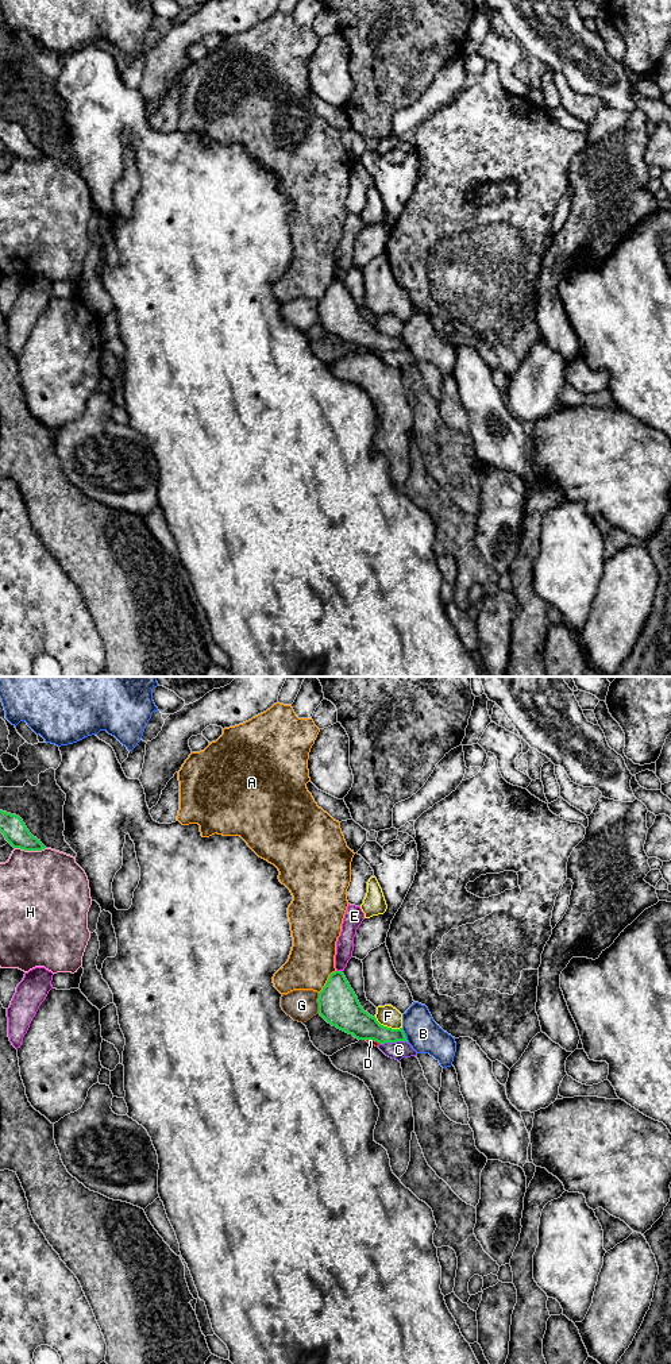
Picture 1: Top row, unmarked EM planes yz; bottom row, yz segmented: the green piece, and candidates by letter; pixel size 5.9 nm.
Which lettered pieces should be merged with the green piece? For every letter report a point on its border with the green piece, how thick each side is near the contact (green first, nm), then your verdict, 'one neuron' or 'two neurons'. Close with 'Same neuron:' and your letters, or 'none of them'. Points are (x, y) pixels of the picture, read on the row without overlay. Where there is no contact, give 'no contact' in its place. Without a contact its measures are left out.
A: meets green in yz at (327, 291); 240 nm thick on the green side, 280 nm on the other; two neurons
B: meets green in yz at (404, 343); 160 nm thick on the green side, 200 nm on the other; two neurons
C: meets green in yz at (393, 350); 160 nm thick on the green side, 100 nm on the other; two neurons
D: meets green in yz at (373, 347); 220 nm thick on the green side, 30 nm on the other; two neurons
E: meets green in yz at (339, 280); 240 nm thick on the green side, 110 nm on the other; two neurons
F: meets green in yz at (386, 335); 200 nm thick on the green side, 130 nm on the other; two neurons
G: meets green in yz at (317, 311); 240 nm thick on the green side, 190 nm on the other; two neurons
H: meets green in yz at (30, 158); 140 nm thick on the green side, 480 nm on the other; two neurons
Same neuron: none of them

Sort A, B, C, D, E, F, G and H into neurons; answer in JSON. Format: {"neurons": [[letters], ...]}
{"neurons": [["A"], ["B"], ["C", "D"], ["E"], ["F"], ["G"], ["H"]]}

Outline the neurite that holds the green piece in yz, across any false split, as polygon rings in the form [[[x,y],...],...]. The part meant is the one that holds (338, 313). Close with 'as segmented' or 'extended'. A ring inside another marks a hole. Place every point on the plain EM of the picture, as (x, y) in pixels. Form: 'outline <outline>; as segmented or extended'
outline [[[335,280],[329,284],[319,301],[317,312],[319,323],[328,332],[358,348],[374,348],[379,352],[408,351],[402,336],[383,335],[375,325],[363,319],[343,280]]]; as segmented

